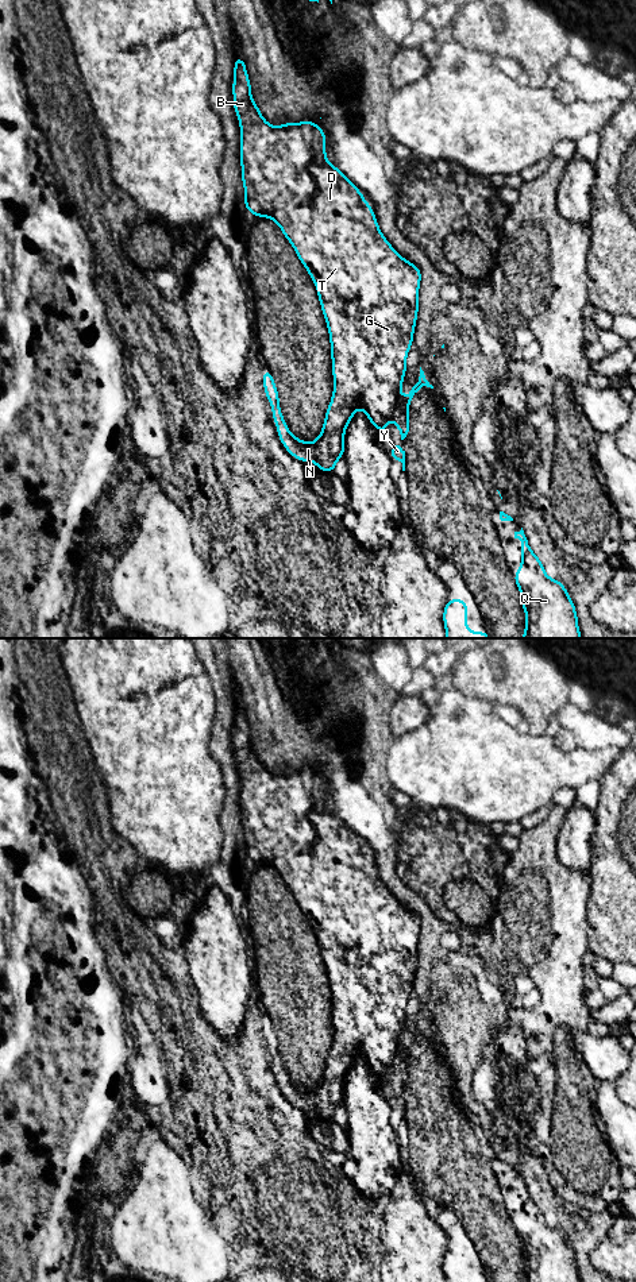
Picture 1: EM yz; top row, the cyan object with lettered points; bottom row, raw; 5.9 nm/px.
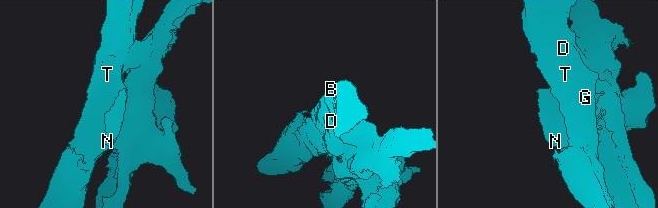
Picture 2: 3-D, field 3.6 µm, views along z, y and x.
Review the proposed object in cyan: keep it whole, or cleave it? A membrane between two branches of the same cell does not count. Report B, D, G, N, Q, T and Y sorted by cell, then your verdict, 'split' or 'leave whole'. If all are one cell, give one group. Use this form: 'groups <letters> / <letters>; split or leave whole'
groups B D G N Q T Y; leave whole

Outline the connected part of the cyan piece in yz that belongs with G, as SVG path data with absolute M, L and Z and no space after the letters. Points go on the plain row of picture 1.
M234 704L234 710L232 754L242 784L239 806L244 857L280 873L317 937L329 980L334 1040L321 1081L313 1090L290 1081L269 1016L262 1019L262 1031L285 1097L300 1109L313 1109L320 1119L334 1120L336 1108L344 1105L344 1080L358 1055L382 1085L386 1071L393 1066L404 1088L409 1080L409 1051L413 1043L423 1034L433 1036L420 1015L417 1031L406 1044L400 1043L417 969L421 918L392 895L361 838L327 810L324 777L308 767L298 772L286 768L281 775L270 773L251 746L246 708Z

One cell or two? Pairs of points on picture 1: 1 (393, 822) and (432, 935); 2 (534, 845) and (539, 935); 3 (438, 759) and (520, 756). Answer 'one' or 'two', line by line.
1: one
2: one
3: one

